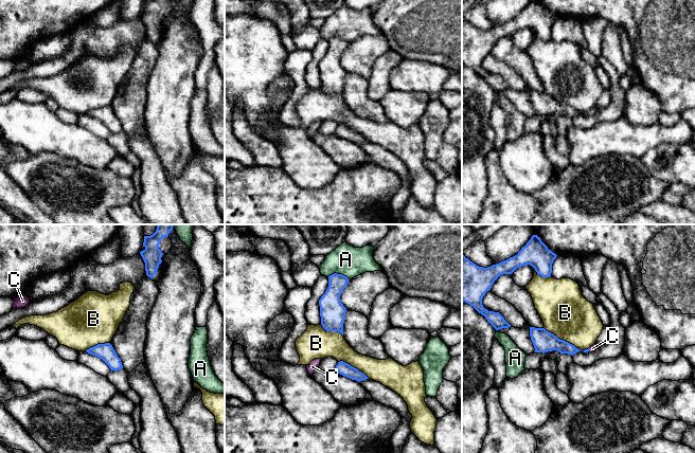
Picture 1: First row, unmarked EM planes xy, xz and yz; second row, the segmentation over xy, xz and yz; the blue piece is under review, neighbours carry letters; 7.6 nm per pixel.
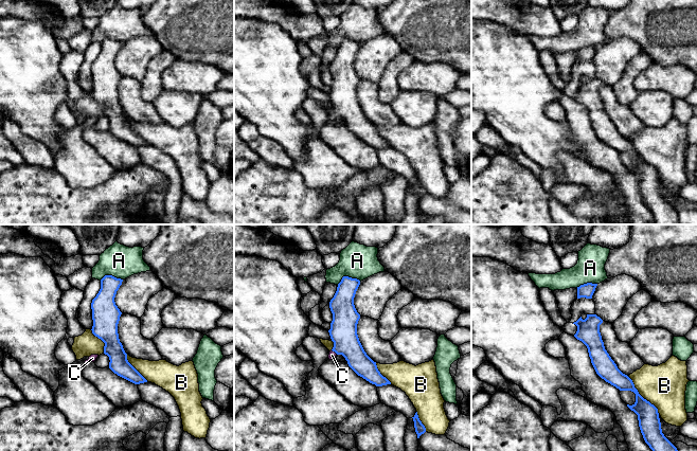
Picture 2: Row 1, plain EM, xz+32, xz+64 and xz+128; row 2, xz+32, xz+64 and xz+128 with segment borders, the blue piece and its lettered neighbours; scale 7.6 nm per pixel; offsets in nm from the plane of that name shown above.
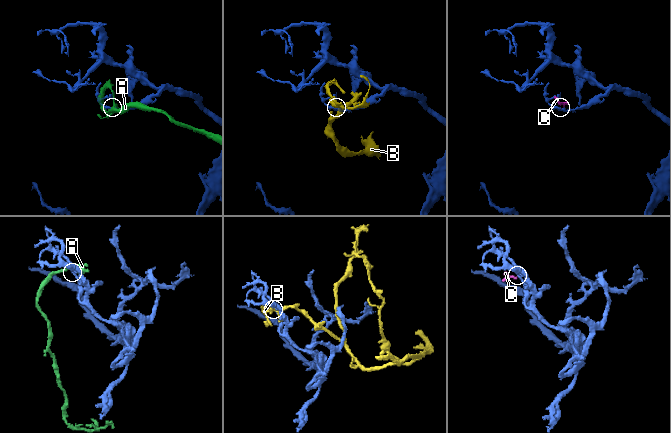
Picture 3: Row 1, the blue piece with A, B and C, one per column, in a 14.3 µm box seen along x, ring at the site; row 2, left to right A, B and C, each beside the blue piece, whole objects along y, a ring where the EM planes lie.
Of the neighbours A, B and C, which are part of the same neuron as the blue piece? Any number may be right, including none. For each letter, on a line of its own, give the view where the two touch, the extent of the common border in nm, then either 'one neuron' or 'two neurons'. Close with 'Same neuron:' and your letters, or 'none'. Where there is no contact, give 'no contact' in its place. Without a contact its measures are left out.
A: contact in xz; length 170 nm; two neurons
B: contact in yz; length 380 nm; two neurons
C: contact in yz; length 40 nm; one neuron
Same neuron: C

